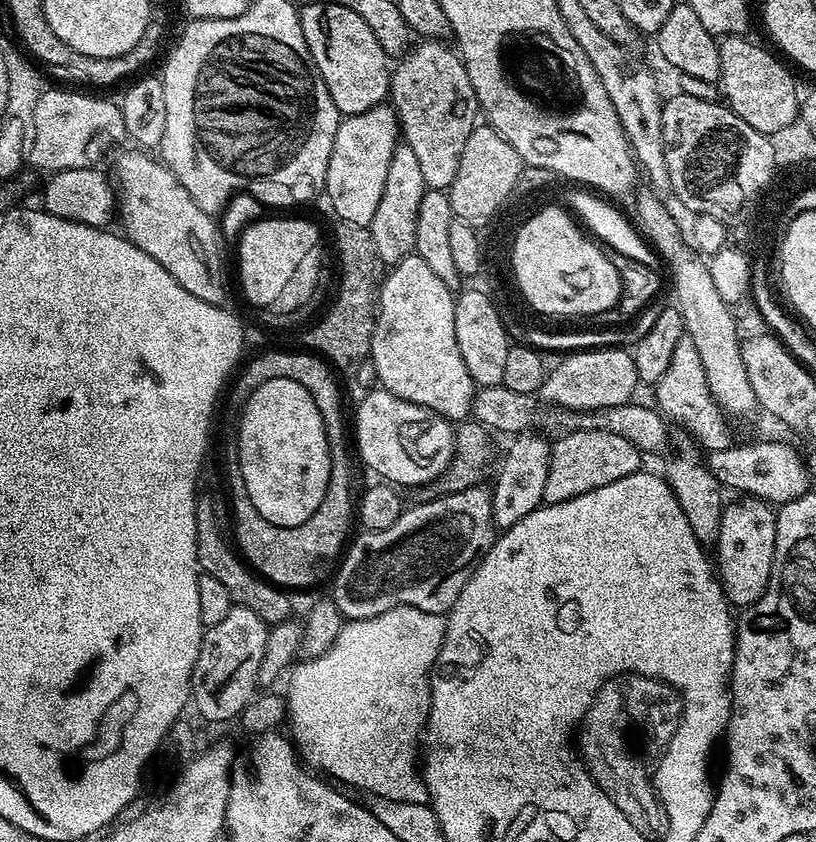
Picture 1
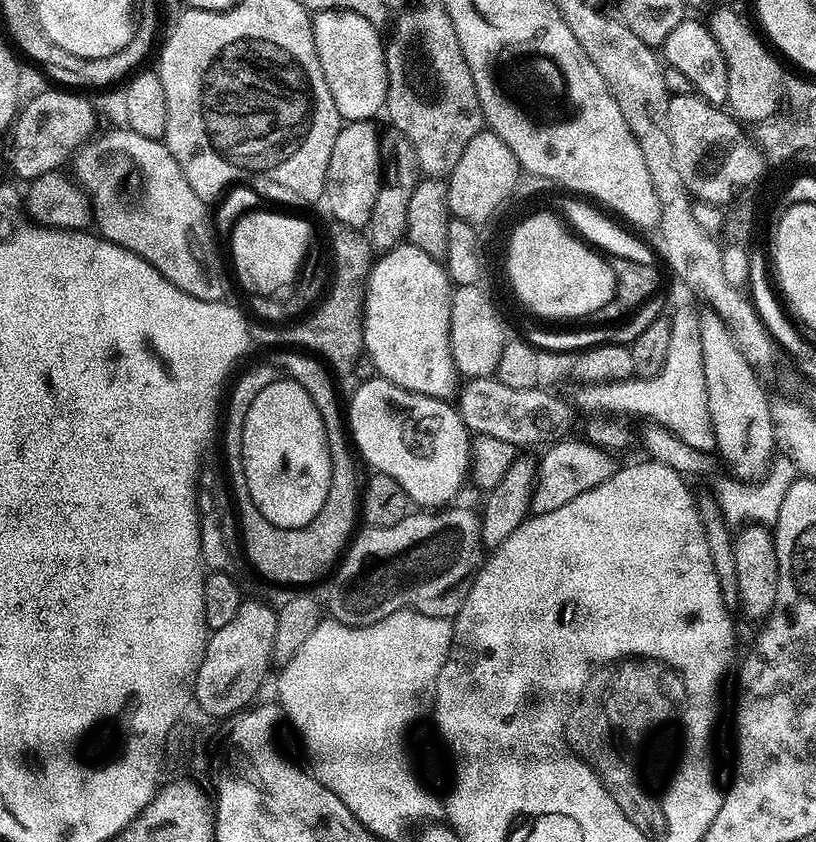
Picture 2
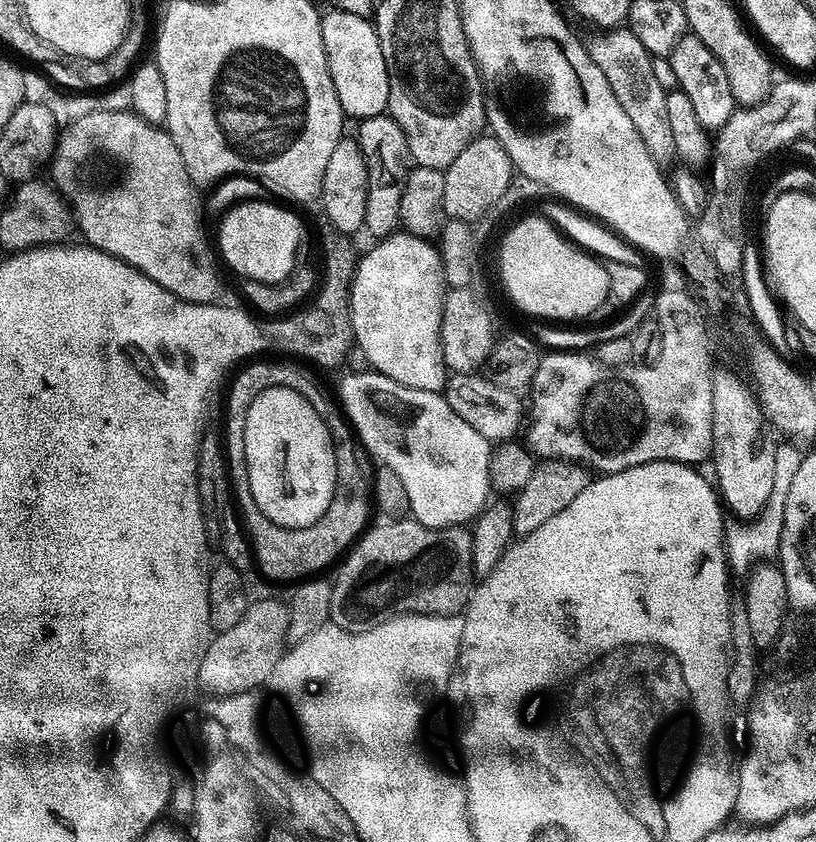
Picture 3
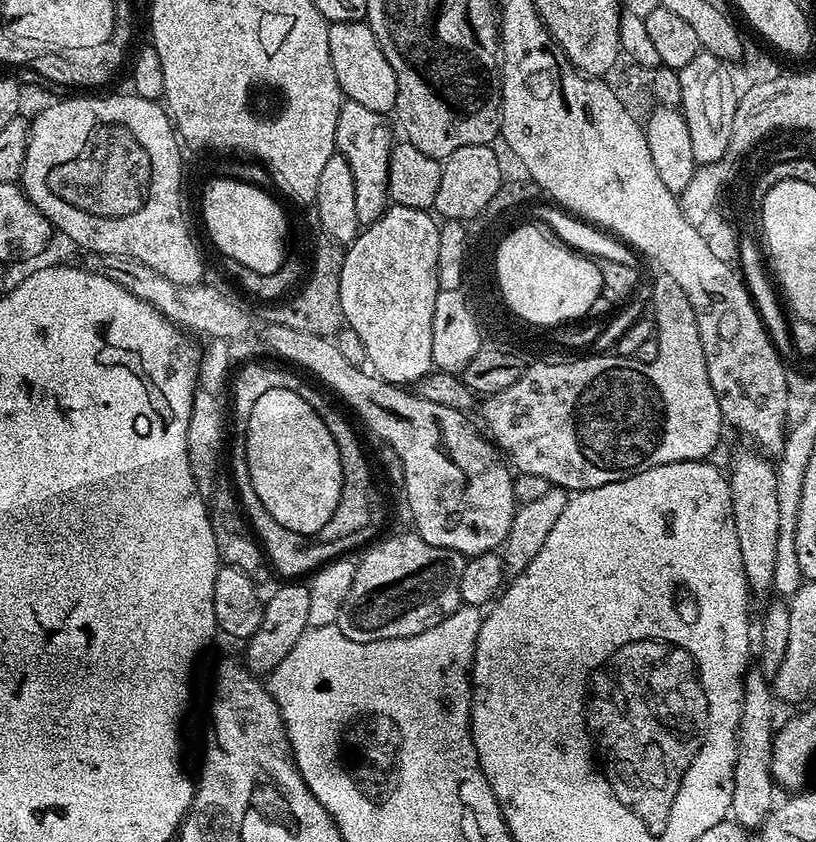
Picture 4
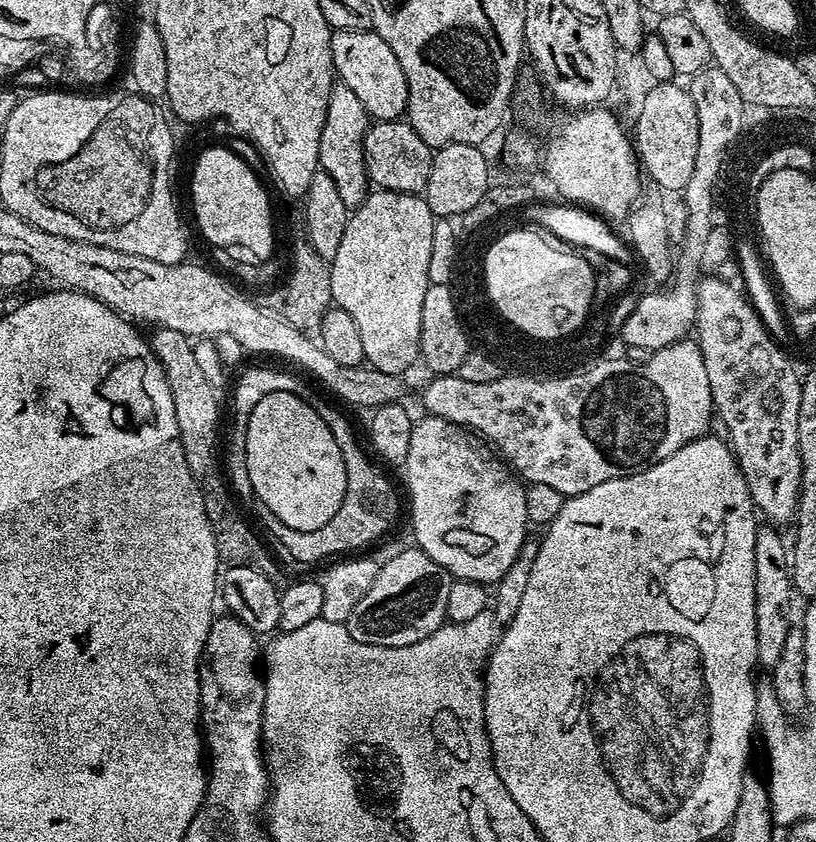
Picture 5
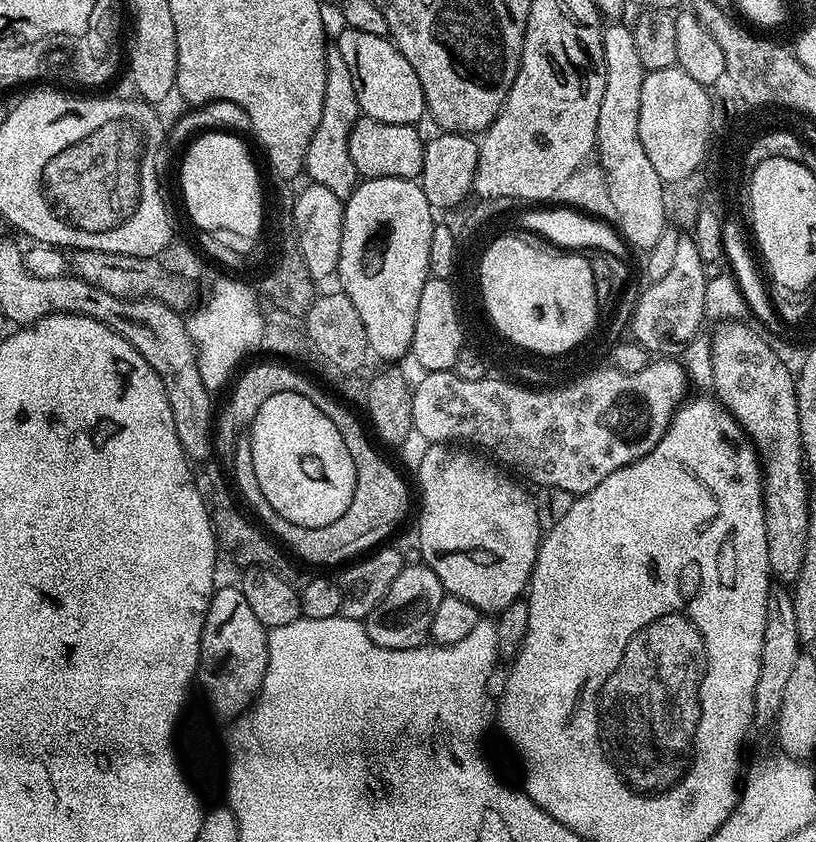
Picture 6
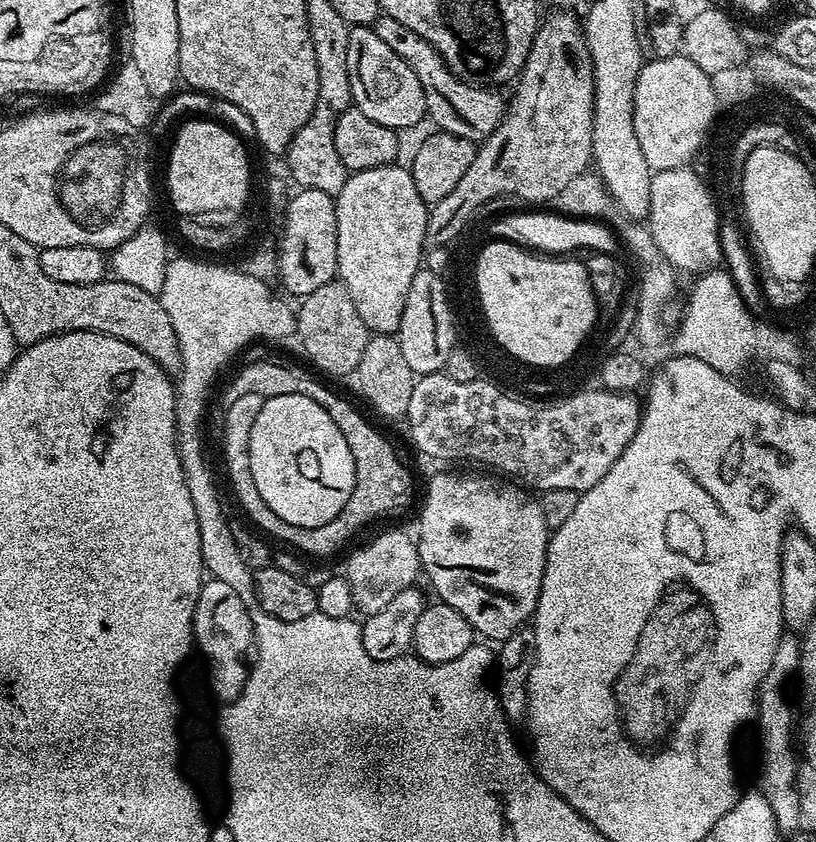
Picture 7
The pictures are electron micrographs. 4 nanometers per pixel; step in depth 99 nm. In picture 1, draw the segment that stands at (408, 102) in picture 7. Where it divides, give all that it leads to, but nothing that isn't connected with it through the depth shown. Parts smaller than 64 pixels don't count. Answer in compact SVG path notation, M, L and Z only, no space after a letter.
M334 2L308 4L299 13L306 46L341 117L362 114L375 104L385 103L390 92L390 58L378 46L378 38L374 38L374 30L370 30L368 23L358 18L354 10L346 10L346 6Z

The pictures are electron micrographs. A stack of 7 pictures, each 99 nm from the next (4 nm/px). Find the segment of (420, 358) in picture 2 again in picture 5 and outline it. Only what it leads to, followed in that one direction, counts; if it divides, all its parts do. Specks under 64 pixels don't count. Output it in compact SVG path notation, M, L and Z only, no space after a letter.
M372 190L362 206L358 206L348 217L346 234L342 234L342 246L338 246L338 254L330 261L330 290L332 291L332 302L335 307L342 311L348 311L350 317L354 318L354 323L358 326L359 337L362 338L362 345L365 351L364 359L378 371L386 374L401 375L407 373L407 368L412 363L420 360L420 335L422 334L422 302L426 299L426 290L429 281L429 263L431 254L431 242L433 241L434 226L437 217L432 215L430 206L424 201L423 195L411 192L386 192L383 190Z

